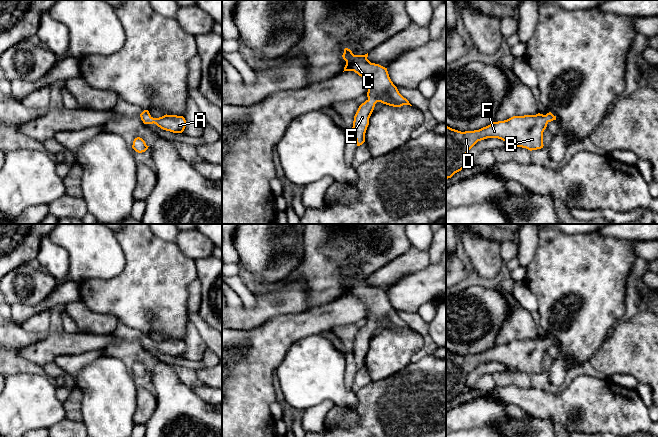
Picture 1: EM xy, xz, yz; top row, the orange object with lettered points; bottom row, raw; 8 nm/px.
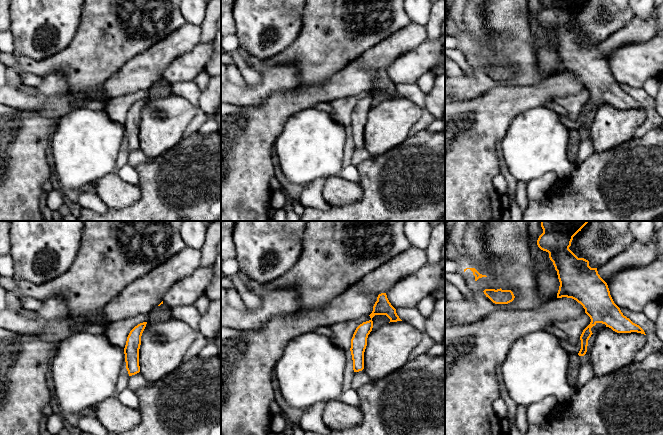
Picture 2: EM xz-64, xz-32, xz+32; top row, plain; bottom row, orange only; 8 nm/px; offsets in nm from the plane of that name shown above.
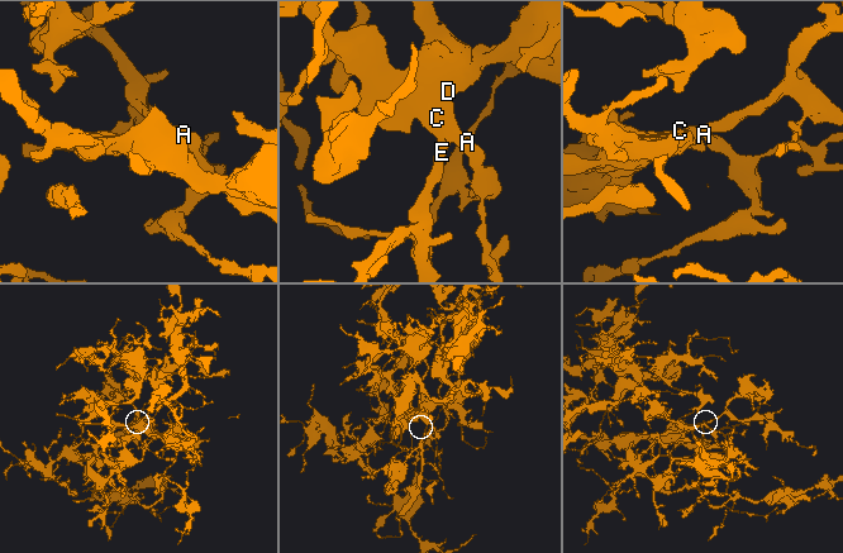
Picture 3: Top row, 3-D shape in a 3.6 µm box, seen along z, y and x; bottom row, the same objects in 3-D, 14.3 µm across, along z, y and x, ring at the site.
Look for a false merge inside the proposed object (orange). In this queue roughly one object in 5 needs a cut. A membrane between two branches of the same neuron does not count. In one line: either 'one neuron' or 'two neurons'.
one neuron

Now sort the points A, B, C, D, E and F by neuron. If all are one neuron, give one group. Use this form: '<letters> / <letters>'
A B C D E F

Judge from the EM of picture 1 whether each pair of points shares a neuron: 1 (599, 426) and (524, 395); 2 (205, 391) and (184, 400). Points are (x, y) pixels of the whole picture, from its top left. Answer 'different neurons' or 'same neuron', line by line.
1: same neuron
2: different neurons

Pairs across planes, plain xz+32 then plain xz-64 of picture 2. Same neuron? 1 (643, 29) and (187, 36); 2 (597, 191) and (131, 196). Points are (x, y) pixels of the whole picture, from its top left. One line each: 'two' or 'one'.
1: one
2: two

